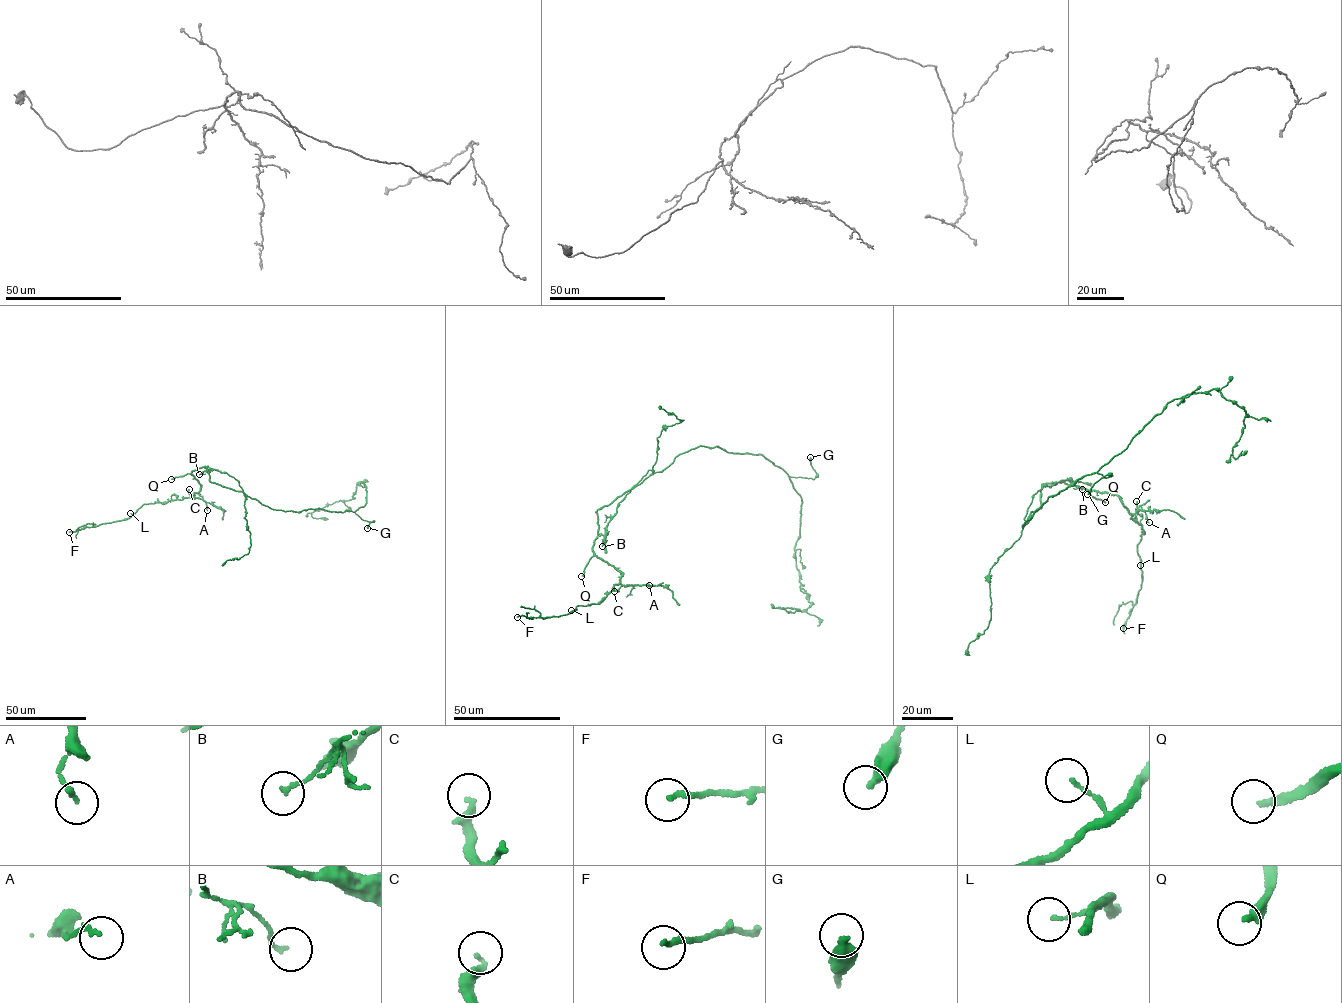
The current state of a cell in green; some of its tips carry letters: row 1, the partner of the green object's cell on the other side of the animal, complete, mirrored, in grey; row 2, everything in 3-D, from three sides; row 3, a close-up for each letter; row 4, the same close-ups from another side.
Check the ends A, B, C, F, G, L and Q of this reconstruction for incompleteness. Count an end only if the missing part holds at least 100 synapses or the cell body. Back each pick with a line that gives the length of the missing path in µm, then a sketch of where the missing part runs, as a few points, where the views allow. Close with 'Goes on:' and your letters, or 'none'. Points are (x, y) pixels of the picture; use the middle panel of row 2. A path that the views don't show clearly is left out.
Q: about 130 µm are missing; missing branch runs (581, 576), (561, 607), (556, 606), (521, 623), (501, 636), (487, 638)
Goes on: Q

